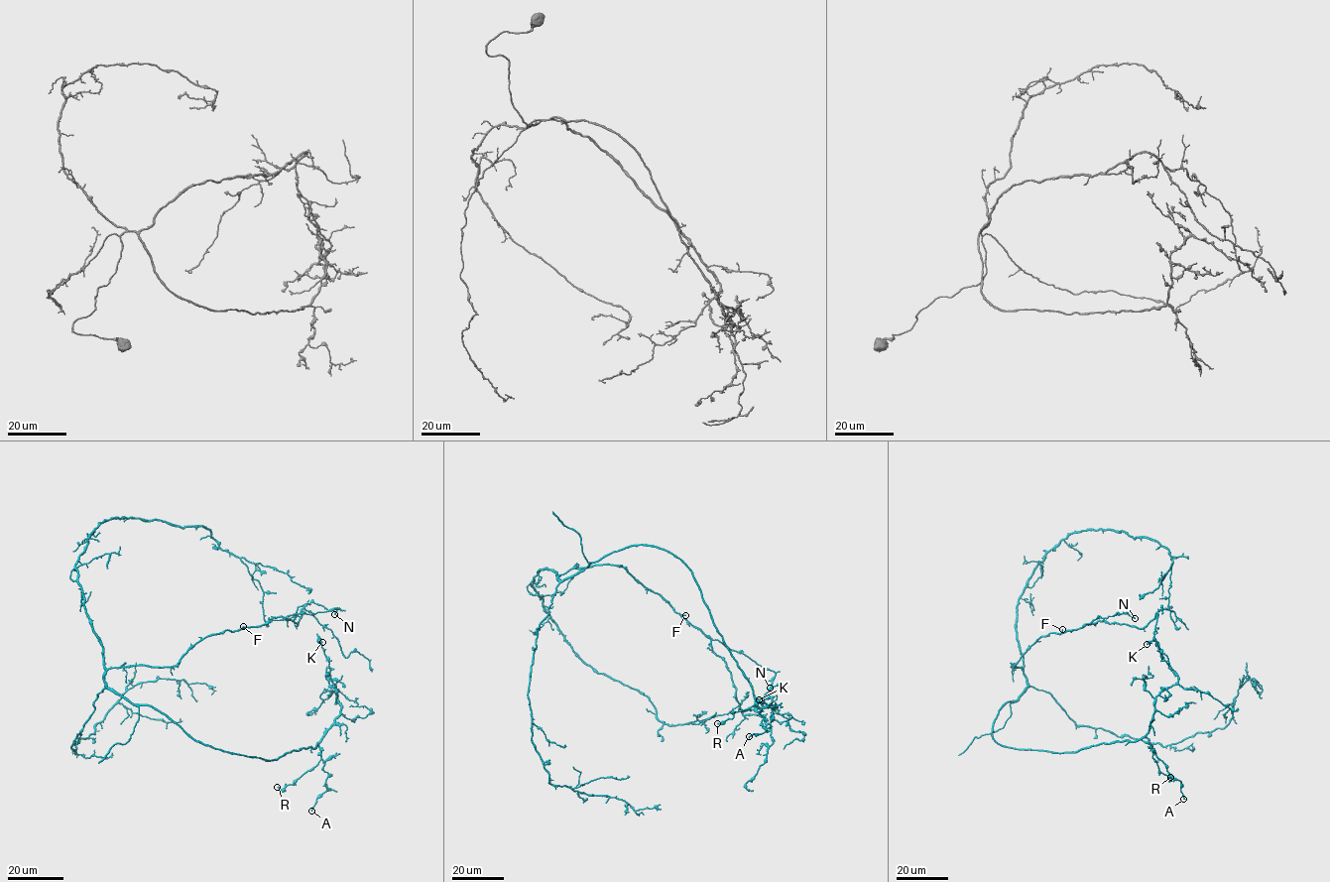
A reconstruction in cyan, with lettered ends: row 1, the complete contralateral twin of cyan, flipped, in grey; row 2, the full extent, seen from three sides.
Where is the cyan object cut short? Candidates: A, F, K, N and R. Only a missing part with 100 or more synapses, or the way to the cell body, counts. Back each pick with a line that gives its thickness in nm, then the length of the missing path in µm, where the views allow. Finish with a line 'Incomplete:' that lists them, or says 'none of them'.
Incomplete: none of them

